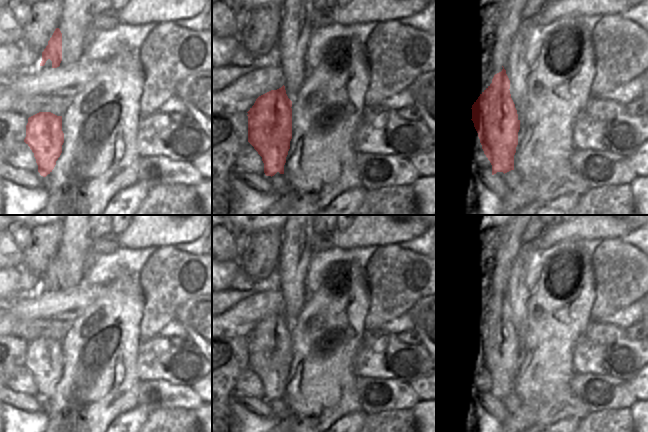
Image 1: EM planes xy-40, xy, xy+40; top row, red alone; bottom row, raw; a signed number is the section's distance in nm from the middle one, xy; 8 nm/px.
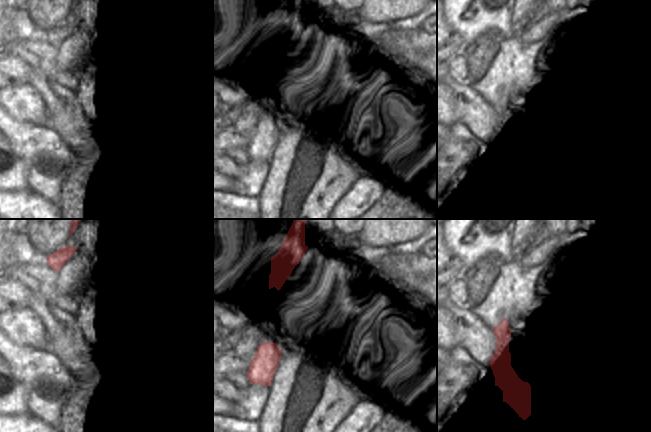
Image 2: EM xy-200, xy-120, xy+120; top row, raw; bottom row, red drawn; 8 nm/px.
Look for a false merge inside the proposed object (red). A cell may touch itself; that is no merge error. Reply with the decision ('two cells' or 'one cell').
one cell

